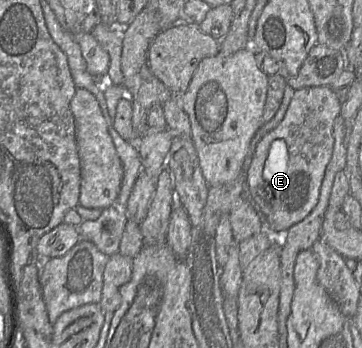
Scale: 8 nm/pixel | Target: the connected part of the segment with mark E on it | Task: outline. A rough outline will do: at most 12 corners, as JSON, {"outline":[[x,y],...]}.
{"outline":[[297,89],[248,191],[275,232],[317,204],[341,100]]}

